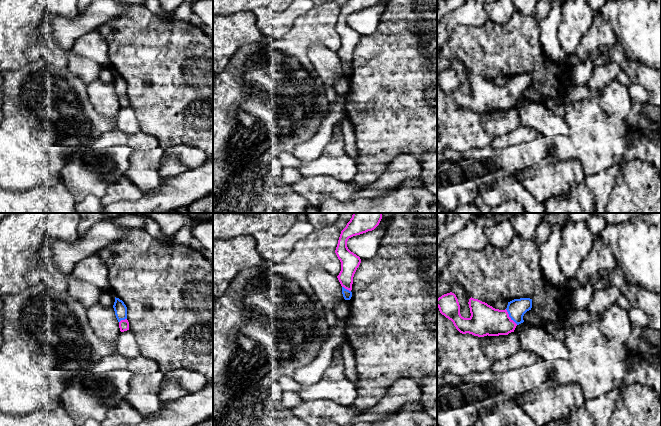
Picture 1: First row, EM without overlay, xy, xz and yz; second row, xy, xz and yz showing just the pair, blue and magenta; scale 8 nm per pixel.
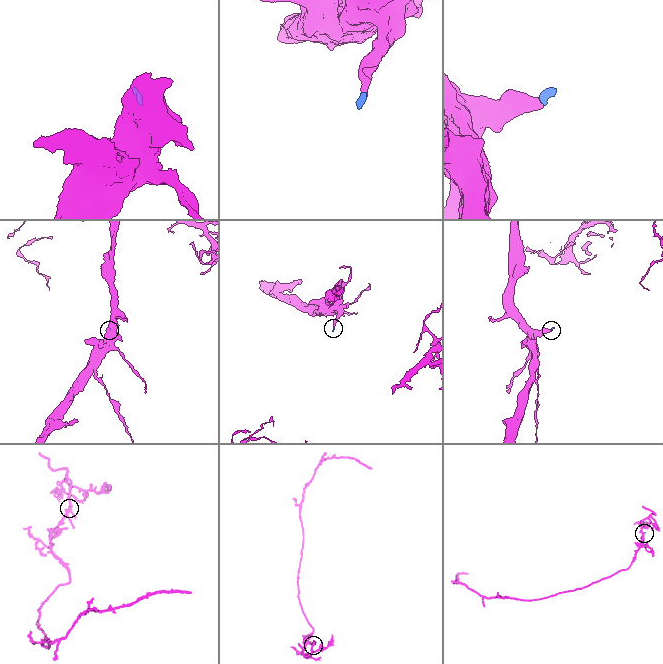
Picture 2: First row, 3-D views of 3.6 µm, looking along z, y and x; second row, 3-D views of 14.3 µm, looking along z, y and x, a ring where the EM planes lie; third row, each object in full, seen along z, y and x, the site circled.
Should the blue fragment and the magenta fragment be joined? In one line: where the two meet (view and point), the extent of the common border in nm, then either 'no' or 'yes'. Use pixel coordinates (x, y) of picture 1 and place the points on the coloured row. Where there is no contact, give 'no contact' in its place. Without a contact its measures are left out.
contact yz (510, 317); length 160 nm; yes

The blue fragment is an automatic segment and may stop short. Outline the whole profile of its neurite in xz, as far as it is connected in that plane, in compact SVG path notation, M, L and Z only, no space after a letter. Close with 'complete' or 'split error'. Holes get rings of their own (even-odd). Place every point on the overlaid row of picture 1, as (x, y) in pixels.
M353 213L346 227L341 231L335 253L341 262L341 271L337 276L345 300L352 297L354 274L361 263L359 256L347 247L349 238L374 230L382 219L382 213Z | split error

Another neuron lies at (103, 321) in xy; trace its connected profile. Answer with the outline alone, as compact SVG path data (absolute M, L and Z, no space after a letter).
M97 303L87 309L87 318L96 336L109 344L117 345L121 333L113 307Z

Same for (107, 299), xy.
M103 290L101 293L99 303L104 307L113 307L114 302L115 302L115 297L113 292Z

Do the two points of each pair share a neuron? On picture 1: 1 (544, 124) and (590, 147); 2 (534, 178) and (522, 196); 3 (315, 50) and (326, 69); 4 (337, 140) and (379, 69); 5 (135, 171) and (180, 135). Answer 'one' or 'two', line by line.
1: two
2: two
3: one
4: two
5: two

